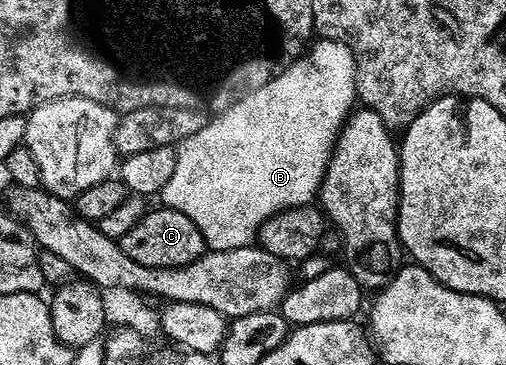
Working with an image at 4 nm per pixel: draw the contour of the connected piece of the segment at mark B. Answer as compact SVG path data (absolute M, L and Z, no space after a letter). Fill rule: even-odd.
M349 46L326 48L326 52L322 50L322 64L314 64L314 70L316 70L314 72L316 78L312 78L312 82L308 82L308 88L304 88L304 90L278 90L278 92L276 90L260 90L260 94L252 94L252 98L248 98L248 102L240 102L240 106L236 106L236 110L232 110L232 114L224 114L224 118L220 118L220 122L216 122L216 126L208 126L208 130L204 130L204 134L194 132L194 136L182 140L176 146L174 173L170 175L170 180L166 183L162 202L165 207L182 212L198 226L198 231L204 237L208 250L229 250L230 248L251 246L257 241L266 220L270 220L283 210L289 210L295 206L307 206L319 195L328 161L332 158L332 149L336 147L336 140L340 136L340 131L343 130L344 123L348 121L357 105L355 102L358 102L356 58Z

